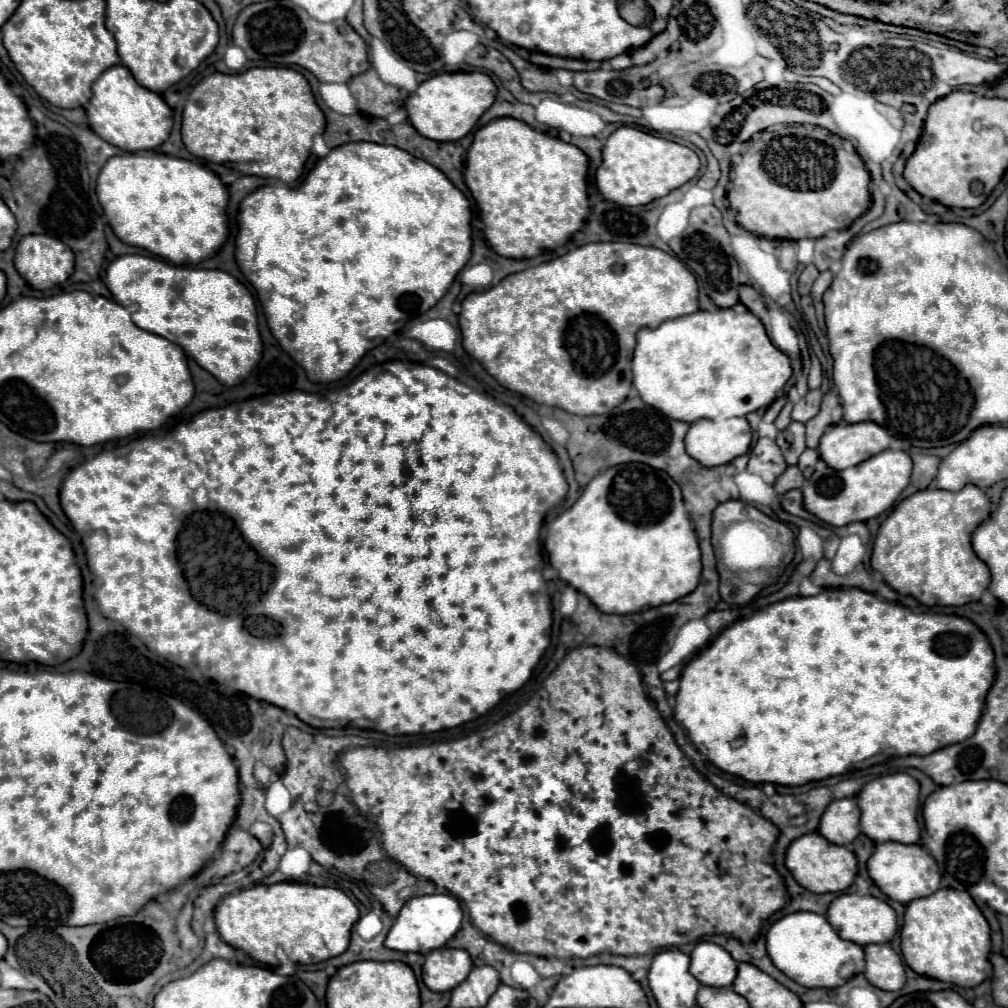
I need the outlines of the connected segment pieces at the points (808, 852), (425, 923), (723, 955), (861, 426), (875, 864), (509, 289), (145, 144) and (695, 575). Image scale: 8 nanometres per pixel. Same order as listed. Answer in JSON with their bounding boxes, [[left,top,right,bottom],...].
[[786,833,858,893],[384,895,462,953],[690,941,738,987],[820,421,890,469],[868,843,940,903],[458,243,698,415],[86,65,172,151],[544,463,702,615]]

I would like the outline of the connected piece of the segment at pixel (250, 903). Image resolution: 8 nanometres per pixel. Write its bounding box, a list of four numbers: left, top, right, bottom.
[214,883,358,967]

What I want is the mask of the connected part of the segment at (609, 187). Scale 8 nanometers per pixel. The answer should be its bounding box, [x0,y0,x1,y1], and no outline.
[596,125,700,207]

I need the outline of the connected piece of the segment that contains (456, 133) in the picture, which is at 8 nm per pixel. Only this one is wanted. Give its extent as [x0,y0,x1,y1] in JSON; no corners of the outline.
[404,71,496,141]

